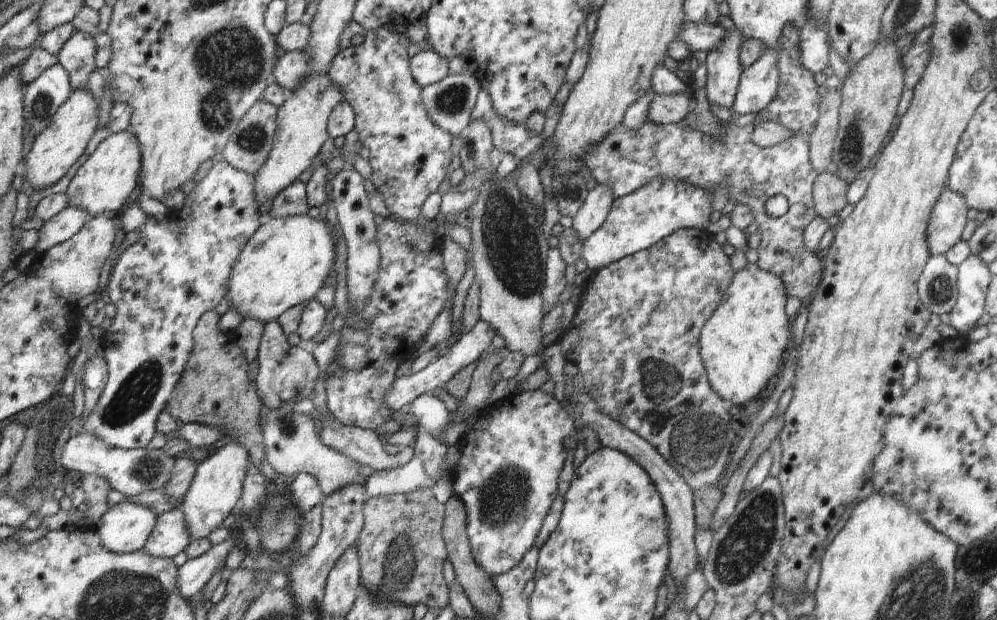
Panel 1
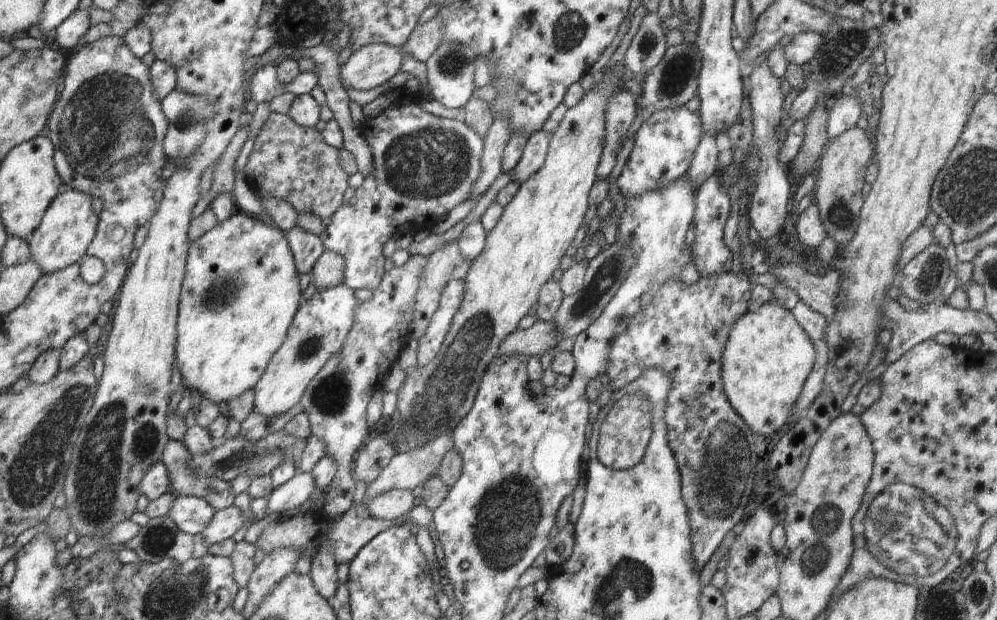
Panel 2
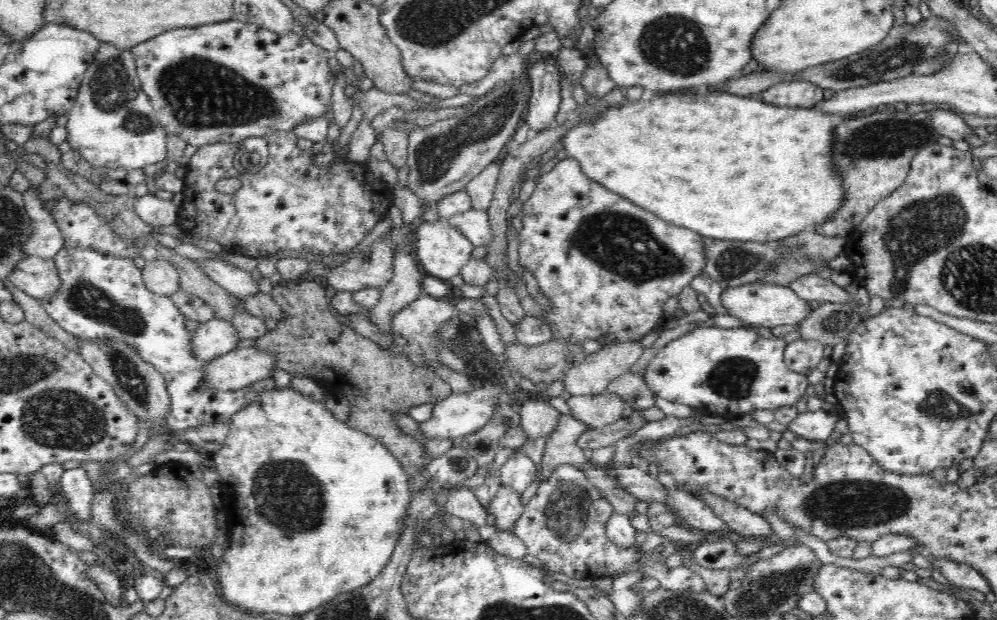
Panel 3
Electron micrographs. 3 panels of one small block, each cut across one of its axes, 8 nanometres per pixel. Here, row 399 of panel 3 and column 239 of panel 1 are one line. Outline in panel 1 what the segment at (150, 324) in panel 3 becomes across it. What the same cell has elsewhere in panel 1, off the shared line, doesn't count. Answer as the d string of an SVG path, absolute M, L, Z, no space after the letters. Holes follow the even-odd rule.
M226 161L215 162L214 166L210 168L210 172L206 174L206 178L197 182L196 186L192 188L192 192L186 195L186 202L183 207L177 211L170 211L169 217L166 222L157 224L156 220L152 216L147 216L146 224L138 230L140 232L140 239L136 244L128 246L118 259L114 261L113 270L110 274L106 293L110 296L111 303L116 307L116 316L114 316L110 328L105 332L99 346L103 348L104 358L108 365L108 382L104 390L102 390L102 396L96 404L96 408L90 412L88 418L83 419L83 432L90 432L94 434L96 438L100 438L102 442L106 442L108 446L114 446L114 448L122 449L136 449L144 448L150 444L150 440L154 438L156 430L156 421L158 416L162 414L162 411L166 410L167 402L174 392L174 388L178 382L182 373L186 370L186 364L192 356L194 350L193 332L196 328L199 318L208 311L215 309L221 300L226 295L228 290L228 282L230 280L230 274L232 274L232 268L234 264L239 260L240 252L244 250L246 242L252 238L252 234L258 230L263 219L259 214L259 205L254 198L254 181L255 176L250 176L241 170L236 170L233 166L230 166Z

